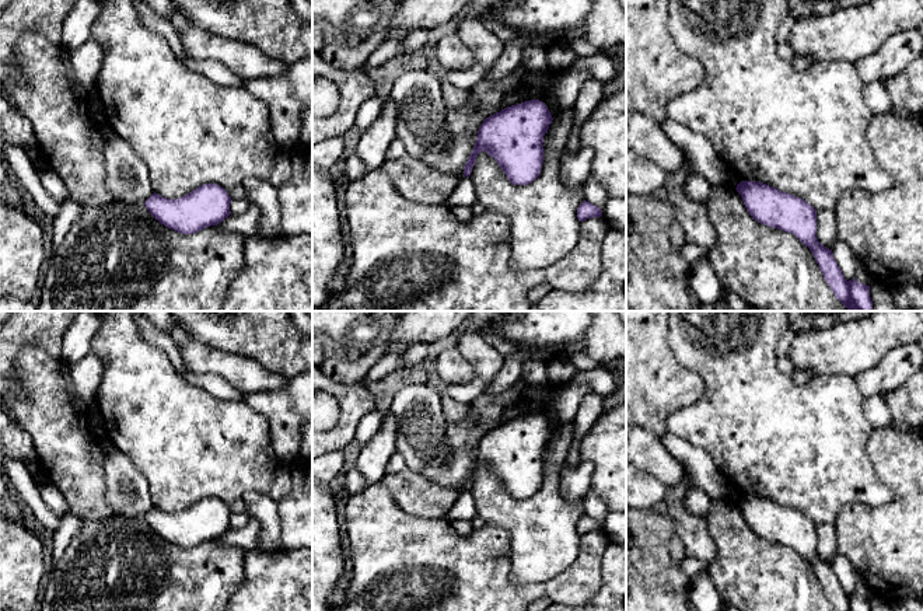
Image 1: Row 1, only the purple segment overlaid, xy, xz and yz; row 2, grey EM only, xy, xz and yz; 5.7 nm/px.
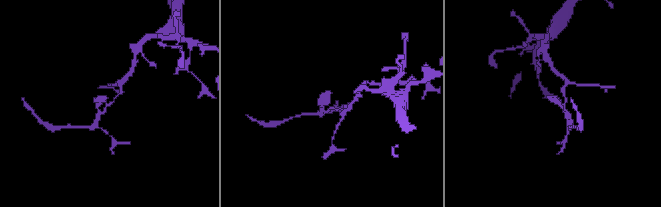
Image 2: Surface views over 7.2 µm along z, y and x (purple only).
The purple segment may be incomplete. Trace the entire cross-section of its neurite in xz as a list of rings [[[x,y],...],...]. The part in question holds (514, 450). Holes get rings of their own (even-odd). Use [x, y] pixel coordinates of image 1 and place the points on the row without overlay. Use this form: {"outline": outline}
{"outline": [[[539,413],[507,420],[486,432],[479,440],[475,461],[464,481],[471,489],[480,465],[496,474],[514,499],[529,499],[542,483],[543,450],[553,432]]]}

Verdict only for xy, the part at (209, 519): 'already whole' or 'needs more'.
already whole

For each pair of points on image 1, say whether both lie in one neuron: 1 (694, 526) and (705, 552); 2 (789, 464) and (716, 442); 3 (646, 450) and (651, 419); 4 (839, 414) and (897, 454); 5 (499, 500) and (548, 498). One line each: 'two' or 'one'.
1: one
2: one
3: two
4: two
5: one

